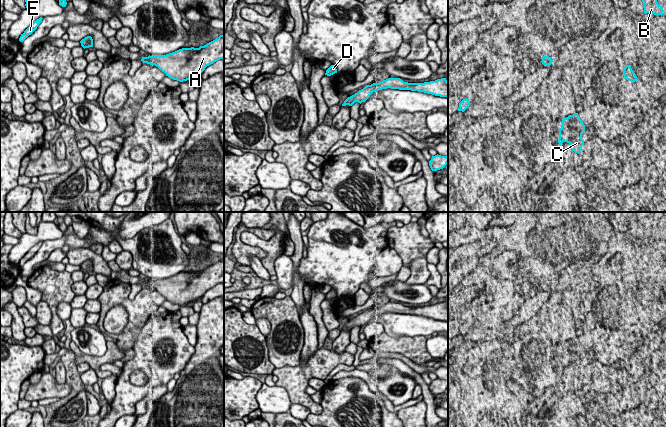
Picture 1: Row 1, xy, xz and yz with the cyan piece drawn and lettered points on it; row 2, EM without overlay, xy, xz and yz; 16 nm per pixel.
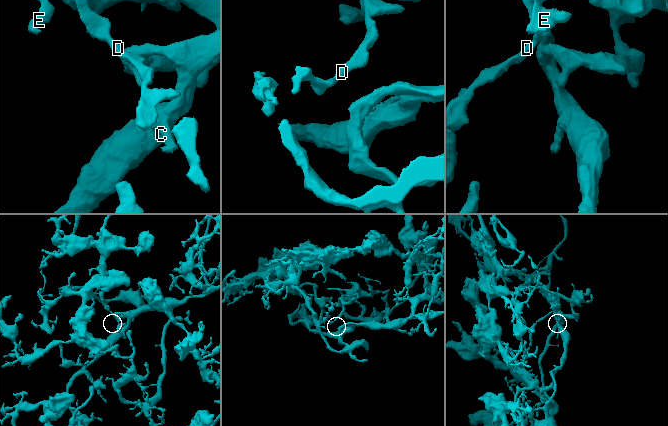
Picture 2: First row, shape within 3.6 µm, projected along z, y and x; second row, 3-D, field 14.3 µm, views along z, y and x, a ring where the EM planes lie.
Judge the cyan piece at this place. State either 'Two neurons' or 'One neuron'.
One neuron

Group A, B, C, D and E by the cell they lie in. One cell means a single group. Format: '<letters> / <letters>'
A B C D E

